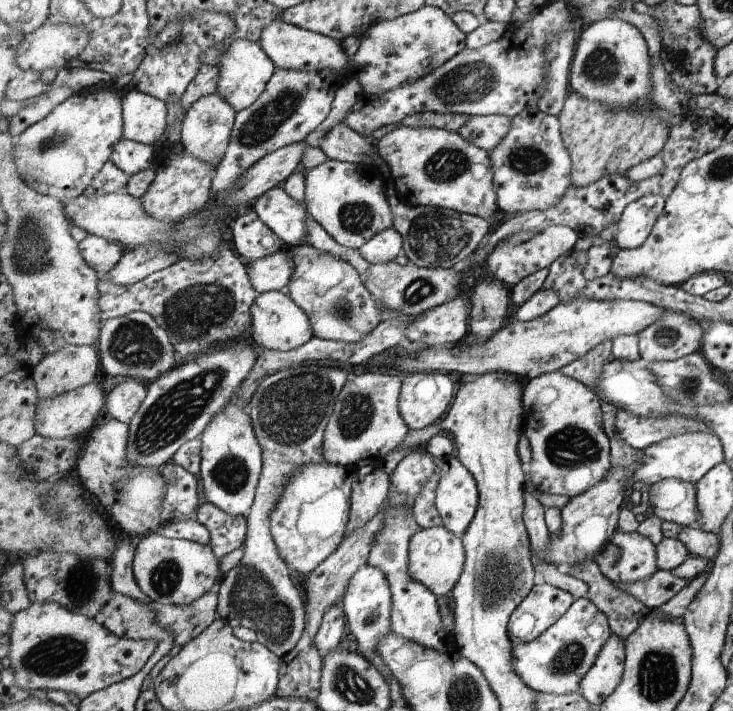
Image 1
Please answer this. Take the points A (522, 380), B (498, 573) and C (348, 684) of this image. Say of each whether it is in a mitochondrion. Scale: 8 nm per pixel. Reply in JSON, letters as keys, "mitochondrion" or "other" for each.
{"A":"other","B":"mitochondrion","C":"mitochondrion"}

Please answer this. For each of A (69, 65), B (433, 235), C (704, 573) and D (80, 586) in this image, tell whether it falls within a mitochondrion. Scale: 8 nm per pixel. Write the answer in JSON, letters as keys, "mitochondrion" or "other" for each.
{"A":"other","B":"mitochondrion","C":"other","D":"mitochondrion"}

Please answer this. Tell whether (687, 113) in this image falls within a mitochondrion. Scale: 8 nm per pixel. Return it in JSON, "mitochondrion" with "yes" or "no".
{"mitochondrion":"no"}

